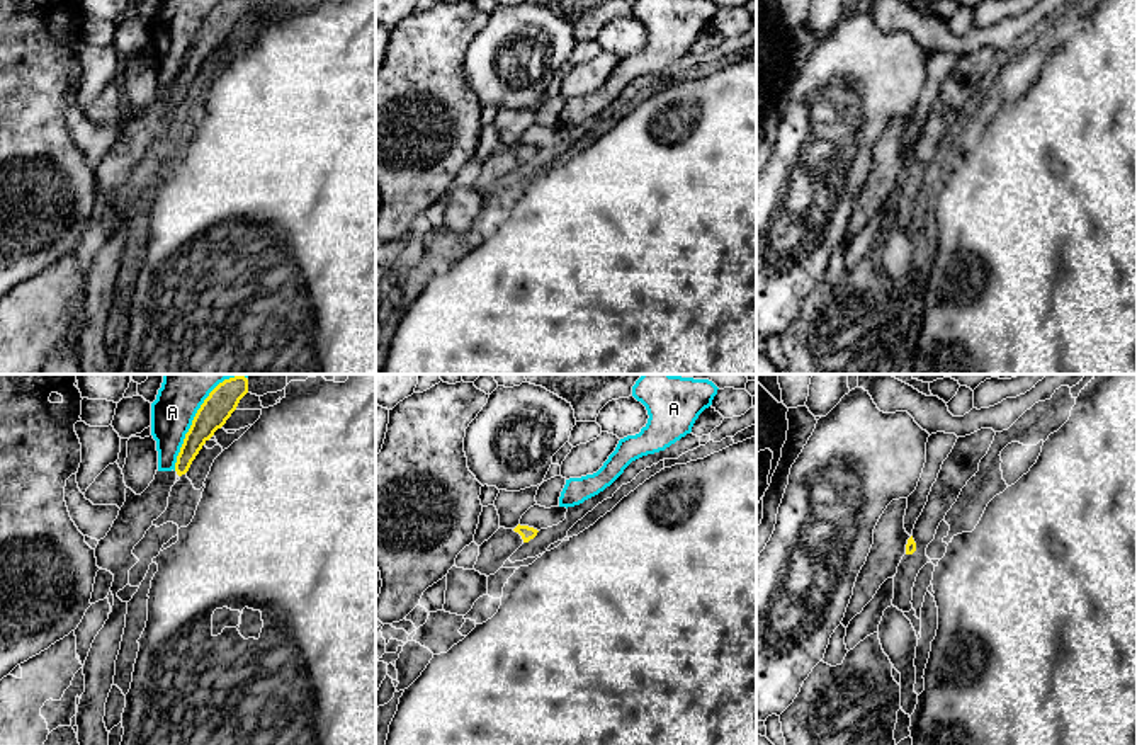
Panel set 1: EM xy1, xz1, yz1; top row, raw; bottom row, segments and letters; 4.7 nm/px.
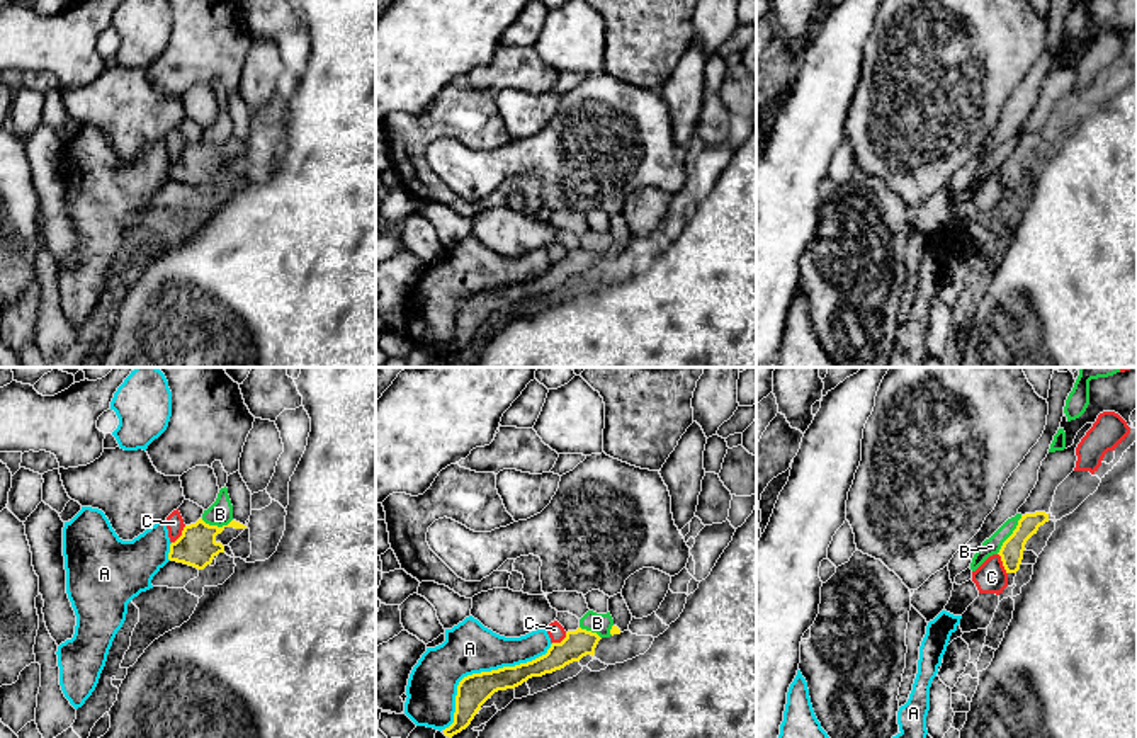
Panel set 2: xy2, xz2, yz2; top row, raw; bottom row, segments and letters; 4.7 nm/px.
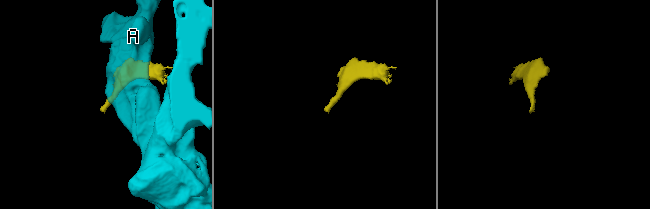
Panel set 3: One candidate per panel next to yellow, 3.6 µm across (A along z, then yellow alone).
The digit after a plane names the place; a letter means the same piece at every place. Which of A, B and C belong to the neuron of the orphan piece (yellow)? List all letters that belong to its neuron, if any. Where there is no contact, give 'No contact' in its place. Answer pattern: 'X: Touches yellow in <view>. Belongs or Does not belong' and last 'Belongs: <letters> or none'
A: Touches yellow in xz2. Does not belong
B: Touches yellow in yz2. Does not belong
C: Touches yellow in yz2. Does not belong
Belongs: none

